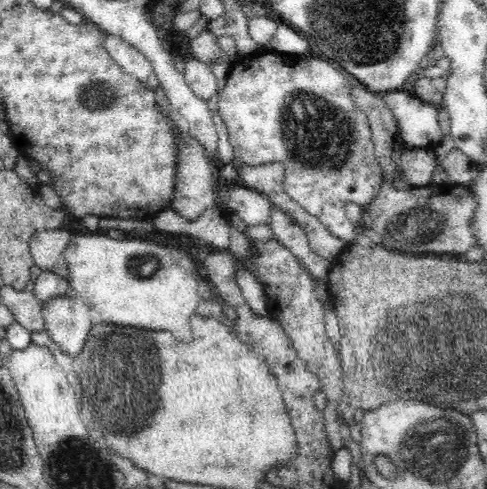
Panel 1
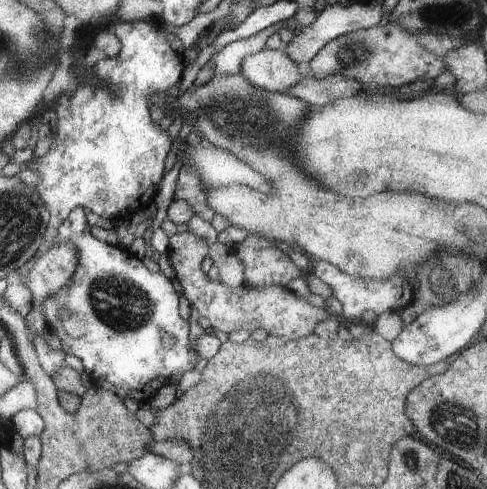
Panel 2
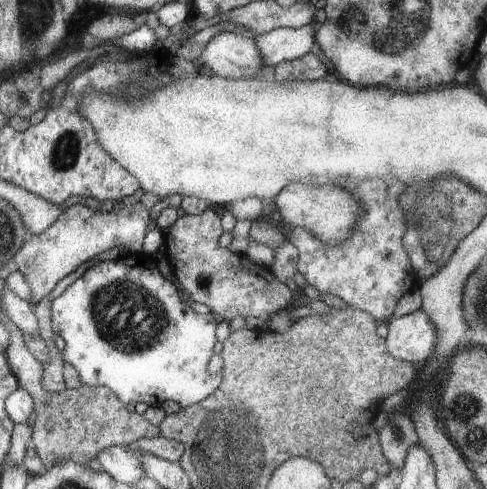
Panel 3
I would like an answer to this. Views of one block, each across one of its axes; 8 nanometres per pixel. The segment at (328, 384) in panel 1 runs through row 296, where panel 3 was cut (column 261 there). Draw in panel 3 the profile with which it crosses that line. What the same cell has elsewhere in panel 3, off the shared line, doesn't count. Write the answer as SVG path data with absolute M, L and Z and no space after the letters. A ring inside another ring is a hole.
M207 208L197 216L179 216L165 232L163 246L167 250L167 262L177 278L181 292L191 300L205 304L209 314L217 320L217 324L229 324L233 318L263 318L271 316L271 312L289 310L295 294L287 290L283 282L271 274L269 268L257 266L245 254L233 254L227 248L219 246L221 228L221 210Z

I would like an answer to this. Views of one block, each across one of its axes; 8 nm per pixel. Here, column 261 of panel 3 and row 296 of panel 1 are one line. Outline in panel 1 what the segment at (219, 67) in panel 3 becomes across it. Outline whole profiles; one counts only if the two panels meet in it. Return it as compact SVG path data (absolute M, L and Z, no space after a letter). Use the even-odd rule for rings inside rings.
M58 296L44 308L44 324L60 352L76 360L90 338L90 330L96 326L96 318L80 296Z

